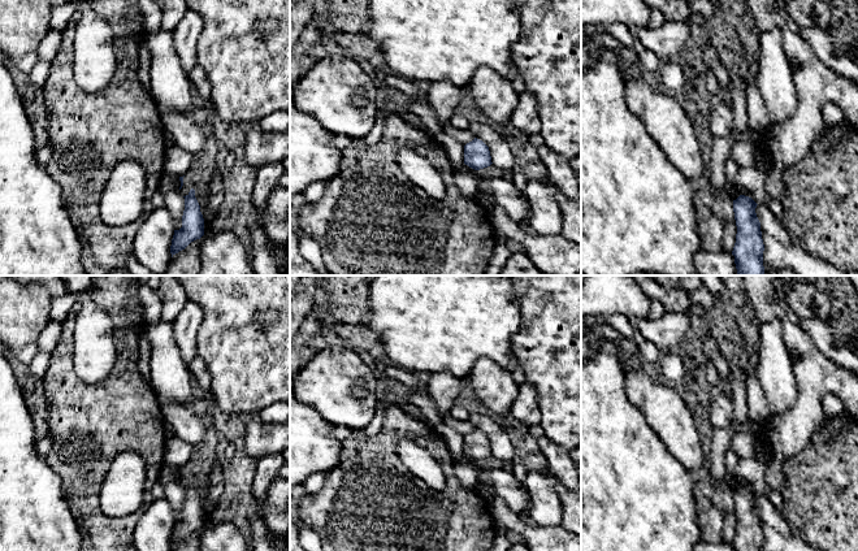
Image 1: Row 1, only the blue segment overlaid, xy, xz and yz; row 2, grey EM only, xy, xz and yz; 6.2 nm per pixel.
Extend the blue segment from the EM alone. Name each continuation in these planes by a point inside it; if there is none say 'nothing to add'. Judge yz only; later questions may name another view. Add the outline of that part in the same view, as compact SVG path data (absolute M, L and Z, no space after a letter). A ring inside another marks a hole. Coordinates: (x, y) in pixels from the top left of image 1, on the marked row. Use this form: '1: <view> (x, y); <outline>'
nothing to add

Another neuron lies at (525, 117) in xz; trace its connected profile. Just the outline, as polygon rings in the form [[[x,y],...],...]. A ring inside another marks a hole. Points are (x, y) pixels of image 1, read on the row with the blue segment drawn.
[[[524,91],[511,116],[512,125],[526,135],[541,133],[542,122],[538,113],[538,103],[532,92]]]

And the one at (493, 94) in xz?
[[[480,66],[467,87],[474,105],[494,123],[502,125],[511,121],[512,112],[519,103],[512,81],[489,66]]]

